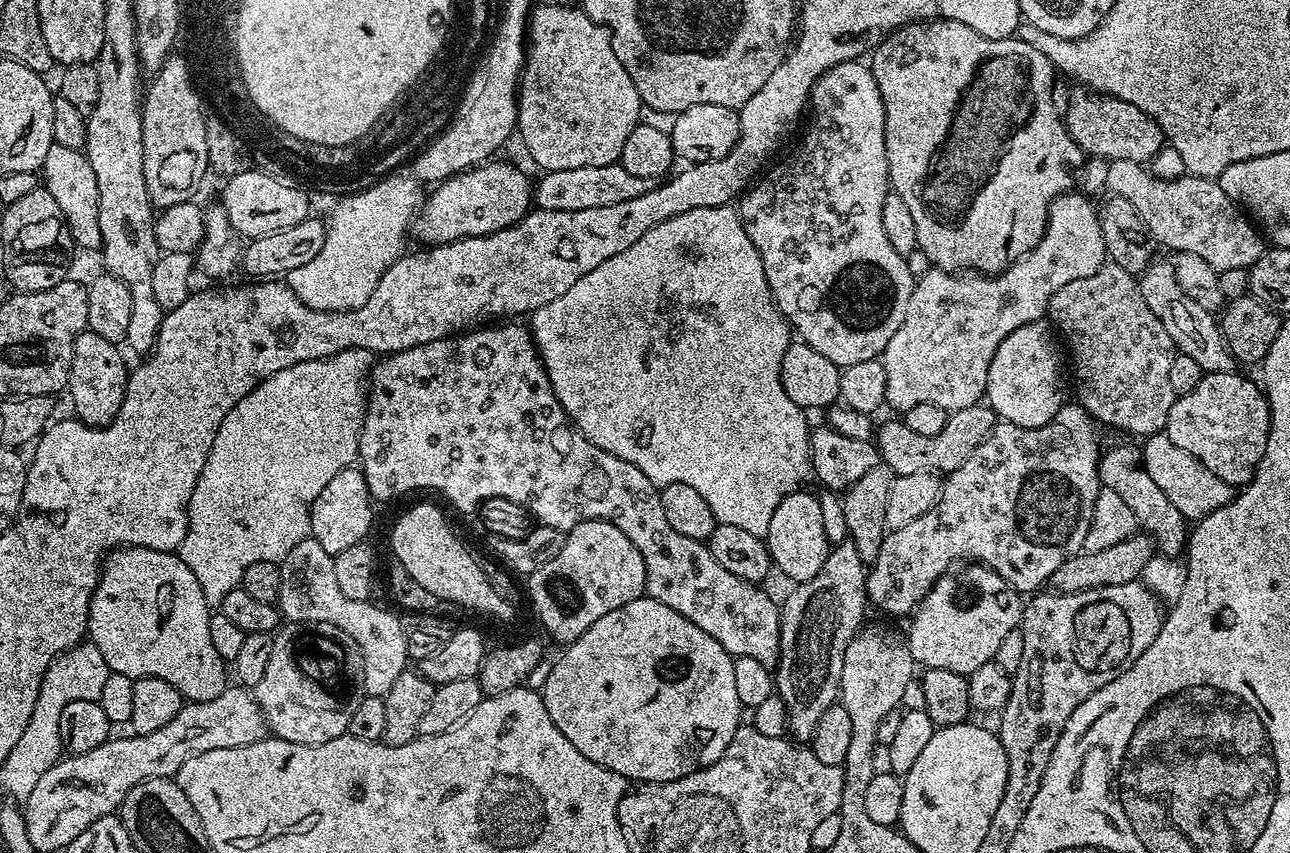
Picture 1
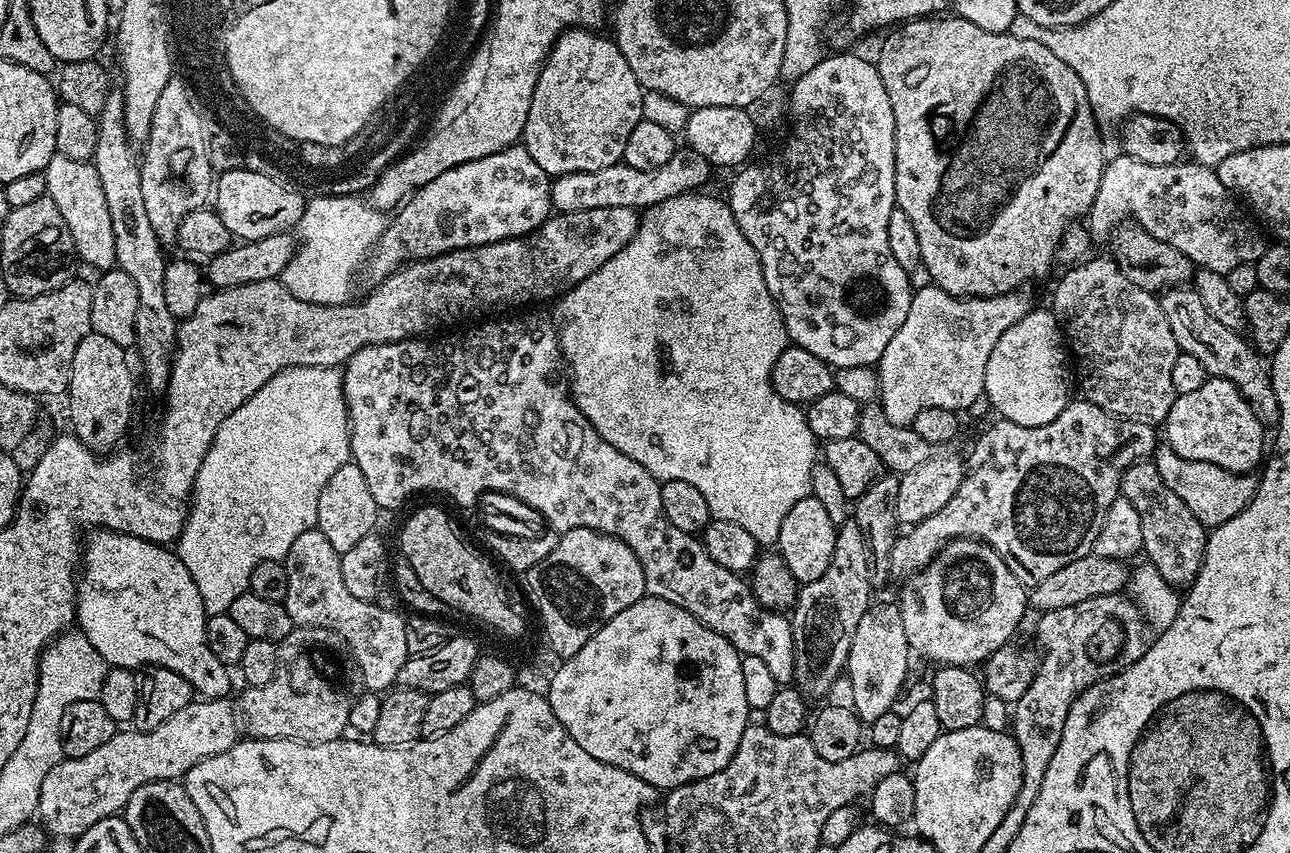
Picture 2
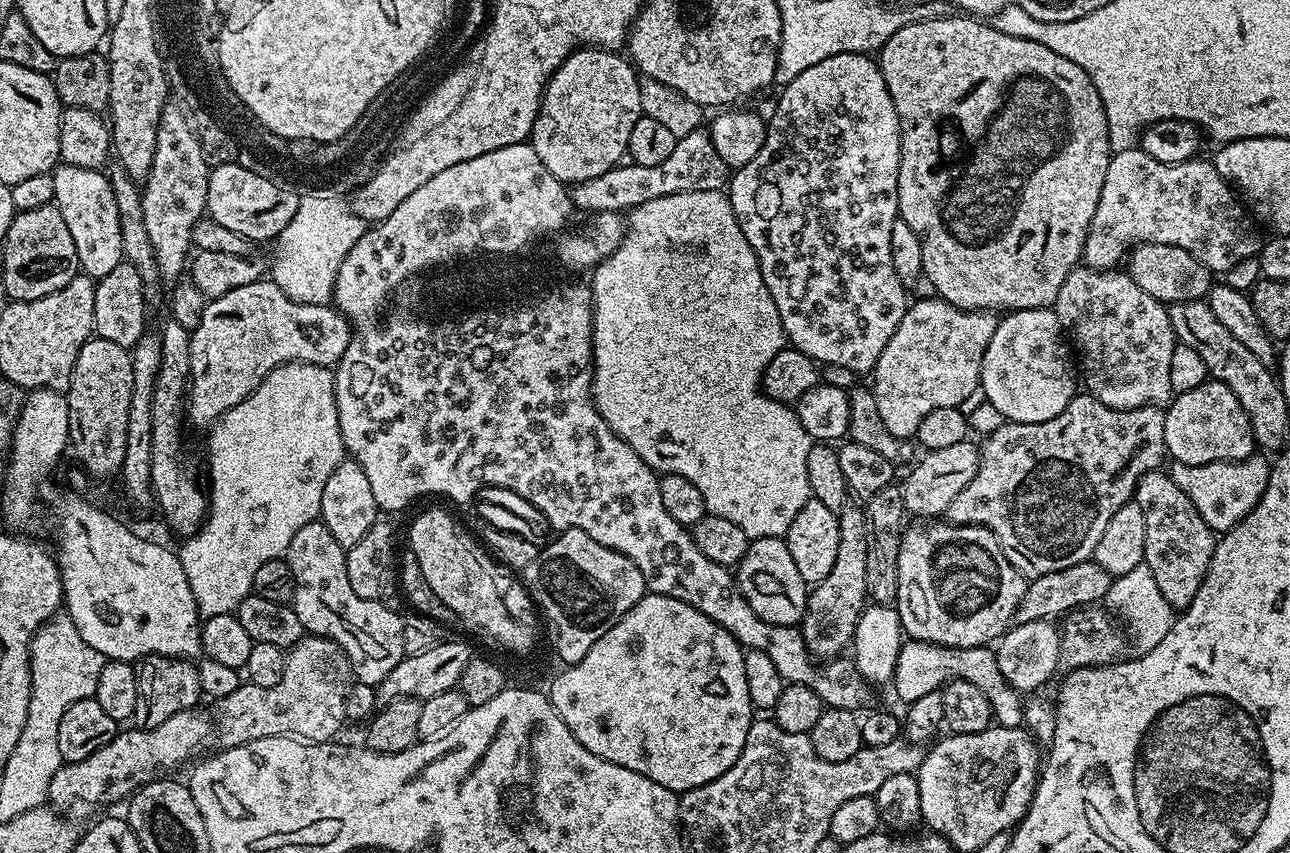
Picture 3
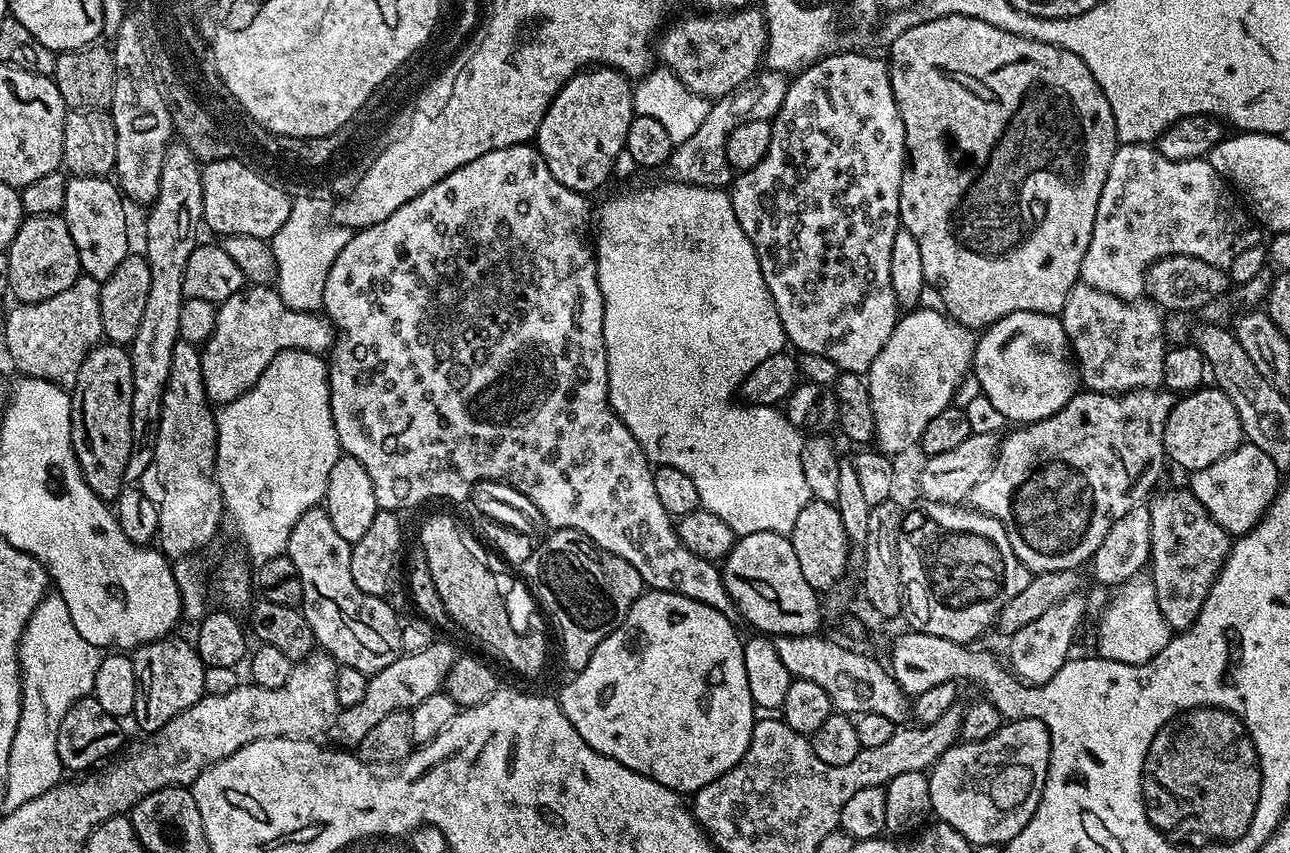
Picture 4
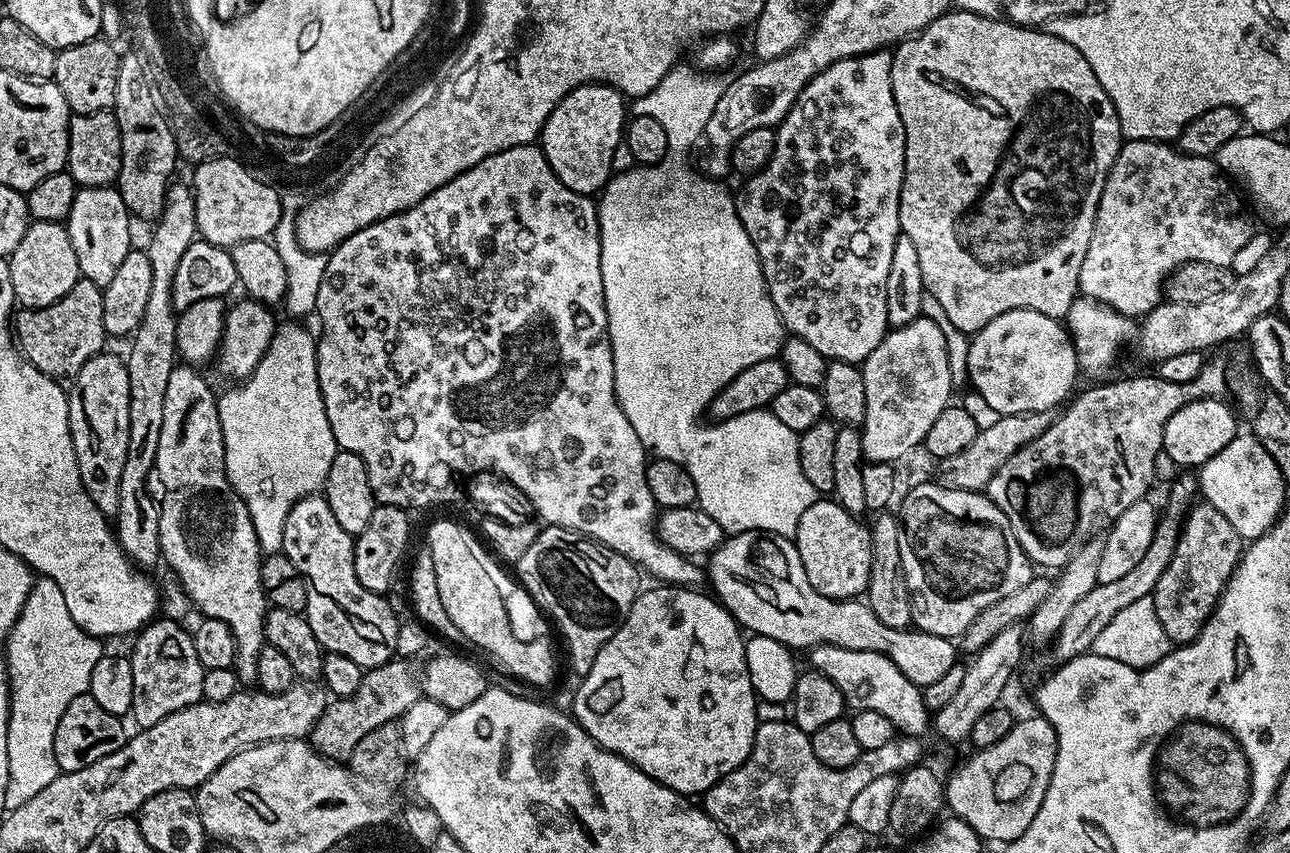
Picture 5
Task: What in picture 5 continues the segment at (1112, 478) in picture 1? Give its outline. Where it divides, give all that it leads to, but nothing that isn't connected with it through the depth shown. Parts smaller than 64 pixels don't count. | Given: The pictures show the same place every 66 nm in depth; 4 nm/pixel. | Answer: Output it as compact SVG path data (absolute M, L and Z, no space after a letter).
M1206 502L1197 503L1183 517L1176 549L1172 552L1172 557L1162 578L1158 578L1156 588L1151 594L1154 610L1158 610L1158 622L1162 622L1162 630L1166 630L1166 638L1173 645L1188 644L1194 638L1198 638L1202 626L1211 618L1212 611L1215 610L1216 604L1220 600L1220 595L1227 588L1228 580L1232 576L1232 571L1236 569L1241 555L1242 541L1238 530L1234 530L1234 526L1230 526L1230 522L1226 522L1224 515L1218 514L1218 510L1214 510L1214 506L1210 506Z

